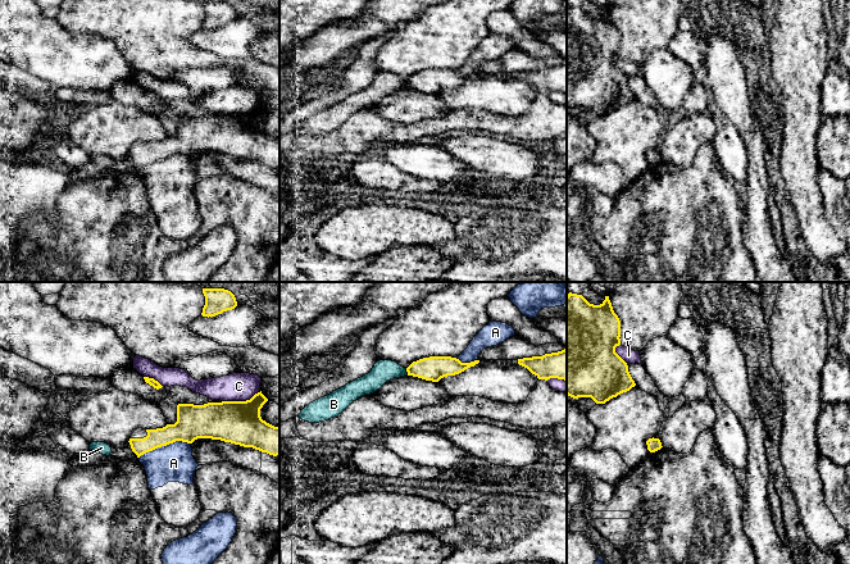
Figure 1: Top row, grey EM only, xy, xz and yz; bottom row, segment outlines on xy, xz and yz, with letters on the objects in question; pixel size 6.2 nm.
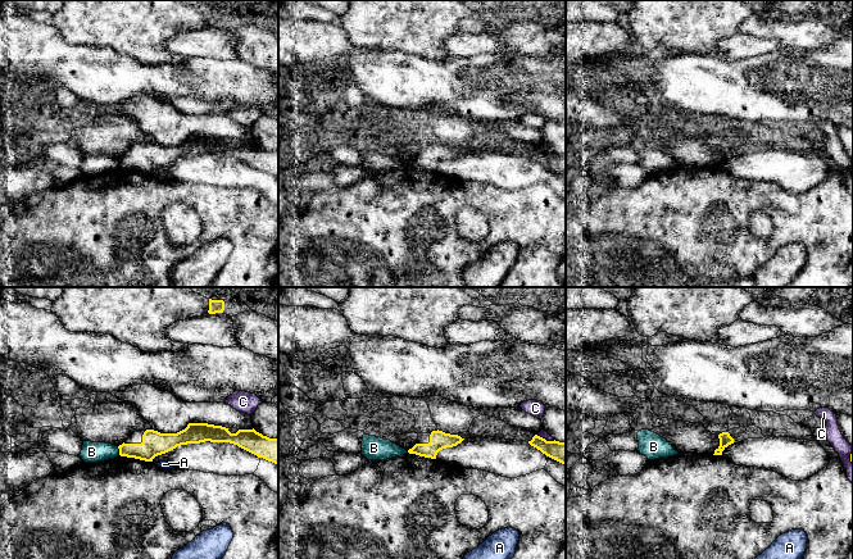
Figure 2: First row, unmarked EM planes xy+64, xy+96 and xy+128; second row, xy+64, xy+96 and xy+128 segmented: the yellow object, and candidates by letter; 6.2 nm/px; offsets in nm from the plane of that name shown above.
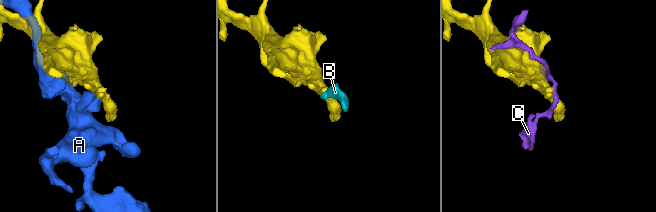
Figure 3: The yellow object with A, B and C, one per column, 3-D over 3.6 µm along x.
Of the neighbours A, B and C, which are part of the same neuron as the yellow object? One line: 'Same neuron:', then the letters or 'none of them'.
Same neuron: none of them

